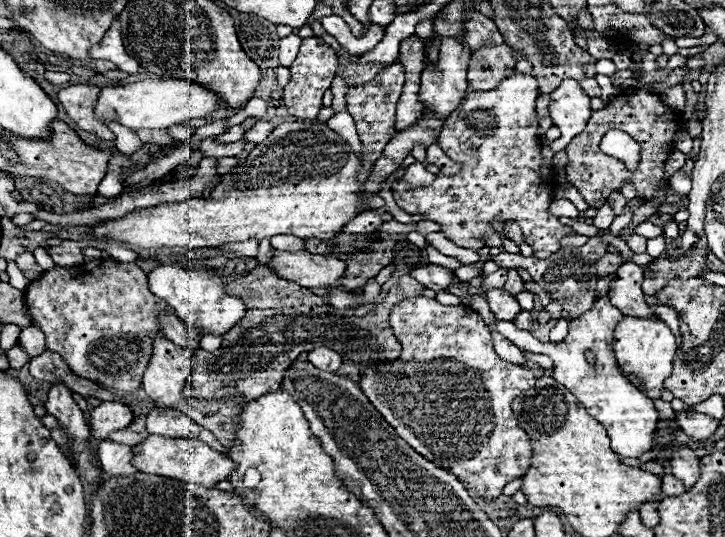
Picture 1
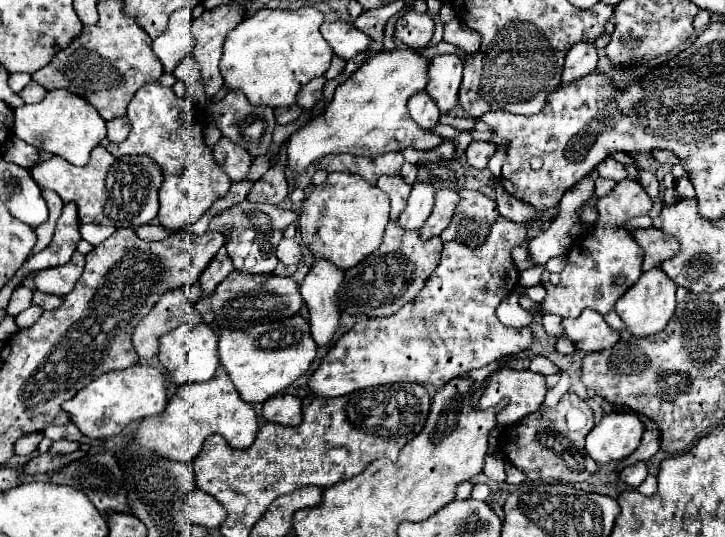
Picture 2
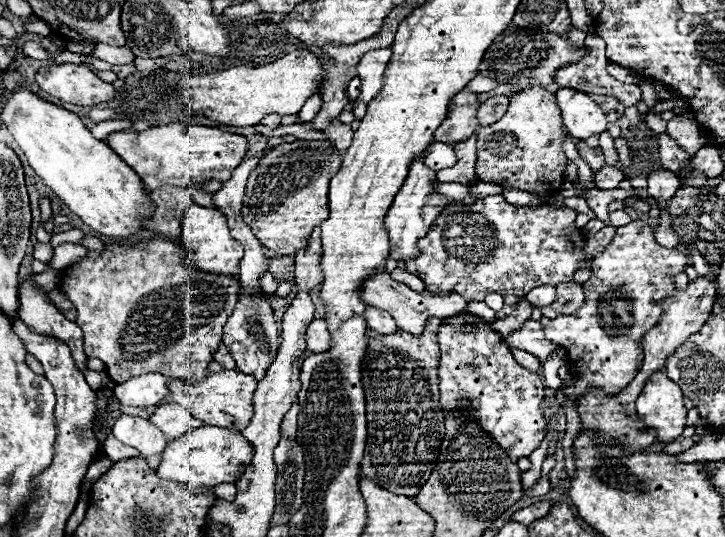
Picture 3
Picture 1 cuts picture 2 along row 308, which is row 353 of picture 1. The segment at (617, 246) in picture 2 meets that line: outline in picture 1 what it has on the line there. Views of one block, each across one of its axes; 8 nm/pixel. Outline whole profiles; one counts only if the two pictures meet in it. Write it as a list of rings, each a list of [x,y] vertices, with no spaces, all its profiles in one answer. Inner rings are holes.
[[[608,298],[596,300],[594,308],[580,318],[570,322],[570,332],[564,342],[560,344],[540,344],[528,330],[520,330],[512,321],[496,320],[496,328],[512,340],[518,348],[534,352],[534,354],[546,354],[554,360],[554,380],[564,384],[580,404],[584,404],[586,412],[594,416],[608,432],[612,450],[616,454],[628,456],[628,458],[640,458],[642,454],[652,450],[654,442],[654,428],[658,422],[658,412],[648,396],[644,396],[636,386],[632,386],[620,372],[614,360],[612,352],[612,332],[622,318],[622,312],[610,304]],[[590,350],[596,356],[596,364],[588,364],[584,360],[584,352]]]

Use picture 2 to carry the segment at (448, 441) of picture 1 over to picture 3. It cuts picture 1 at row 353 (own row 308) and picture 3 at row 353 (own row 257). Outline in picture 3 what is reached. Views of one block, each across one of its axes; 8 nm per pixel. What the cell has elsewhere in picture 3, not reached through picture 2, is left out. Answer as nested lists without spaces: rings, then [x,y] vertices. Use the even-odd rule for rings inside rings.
[[[472,314],[446,318],[438,330],[442,360],[438,368],[442,408],[462,410],[476,418],[512,460],[530,456],[546,436],[546,420],[540,410],[544,386],[536,372],[522,368],[506,342],[484,320]]]

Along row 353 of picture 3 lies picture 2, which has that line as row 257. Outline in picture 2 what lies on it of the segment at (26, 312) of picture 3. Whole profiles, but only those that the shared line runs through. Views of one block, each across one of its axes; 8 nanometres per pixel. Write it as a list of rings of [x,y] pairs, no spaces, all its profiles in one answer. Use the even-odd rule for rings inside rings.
[[[76,250],[68,264],[36,272],[34,282],[36,282],[36,288],[42,292],[64,296],[64,294],[72,292],[74,284],[82,276],[82,270],[84,270],[84,256]]]

